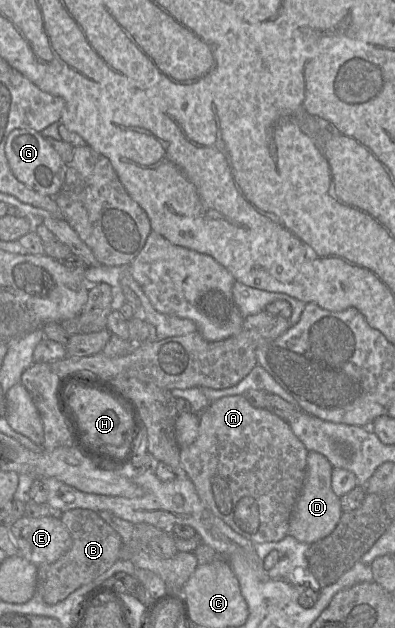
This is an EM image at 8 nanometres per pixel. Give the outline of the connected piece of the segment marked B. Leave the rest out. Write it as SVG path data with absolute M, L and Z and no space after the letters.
M75 508L63 512L60 519L72 537L72 546L55 562L37 566L36 590L48 605L63 601L76 589L92 582L108 570L119 560L122 547L120 535L99 516L98 512Z

